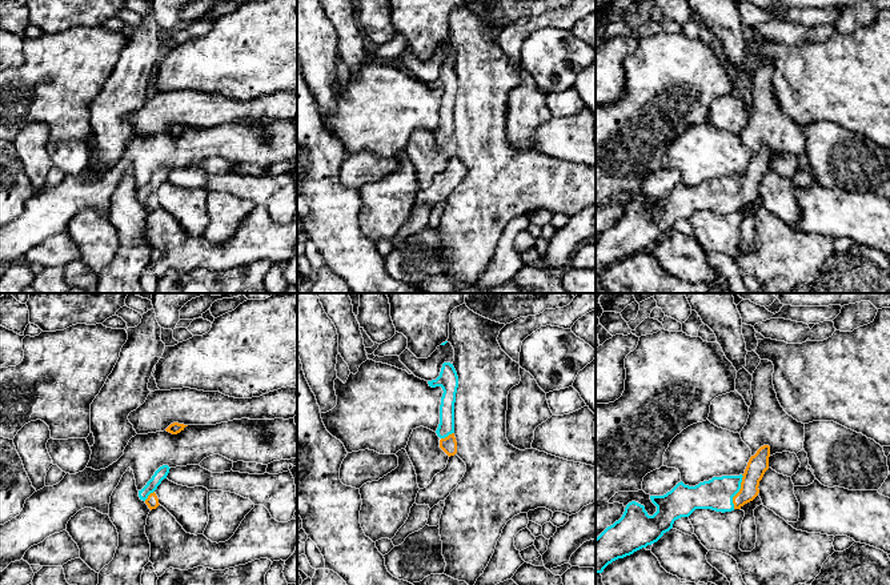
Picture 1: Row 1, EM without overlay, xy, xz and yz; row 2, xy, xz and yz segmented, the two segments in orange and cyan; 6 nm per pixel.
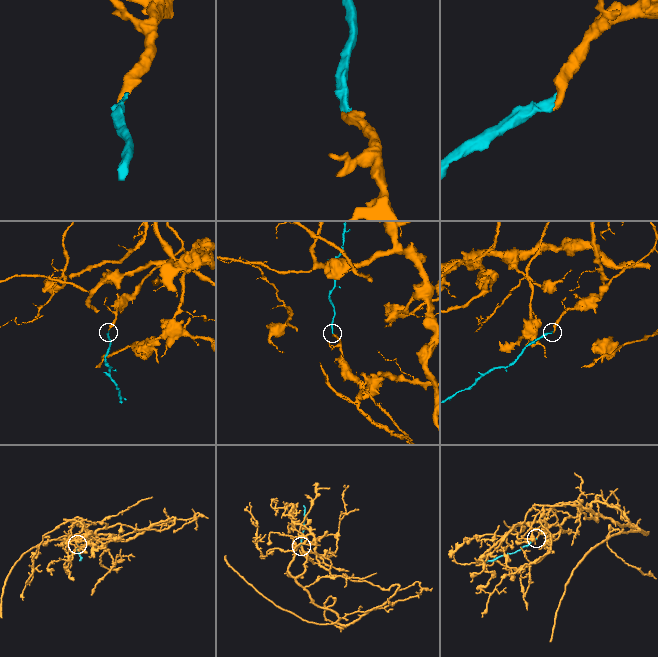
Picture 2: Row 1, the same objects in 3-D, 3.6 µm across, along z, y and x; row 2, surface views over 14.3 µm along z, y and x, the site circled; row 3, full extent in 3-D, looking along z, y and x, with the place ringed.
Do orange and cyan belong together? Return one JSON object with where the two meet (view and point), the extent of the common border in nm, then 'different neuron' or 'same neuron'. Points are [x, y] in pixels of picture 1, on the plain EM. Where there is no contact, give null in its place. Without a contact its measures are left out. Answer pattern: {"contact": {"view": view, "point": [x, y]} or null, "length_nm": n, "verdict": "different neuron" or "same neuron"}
{"contact": {"view": "yz", "point": [738, 193]}, "length_nm": 220, "verdict": "same neuron"}

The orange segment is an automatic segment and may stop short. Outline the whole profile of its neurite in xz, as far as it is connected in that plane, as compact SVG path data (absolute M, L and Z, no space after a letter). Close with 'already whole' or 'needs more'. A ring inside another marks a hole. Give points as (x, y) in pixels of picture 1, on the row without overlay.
M444 64L440 77L428 83L429 88L441 88L444 95L440 107L440 125L436 132L440 141L440 149L450 159L457 155L457 143L454 139L454 104L458 89L458 77L450 64Z; needs more

